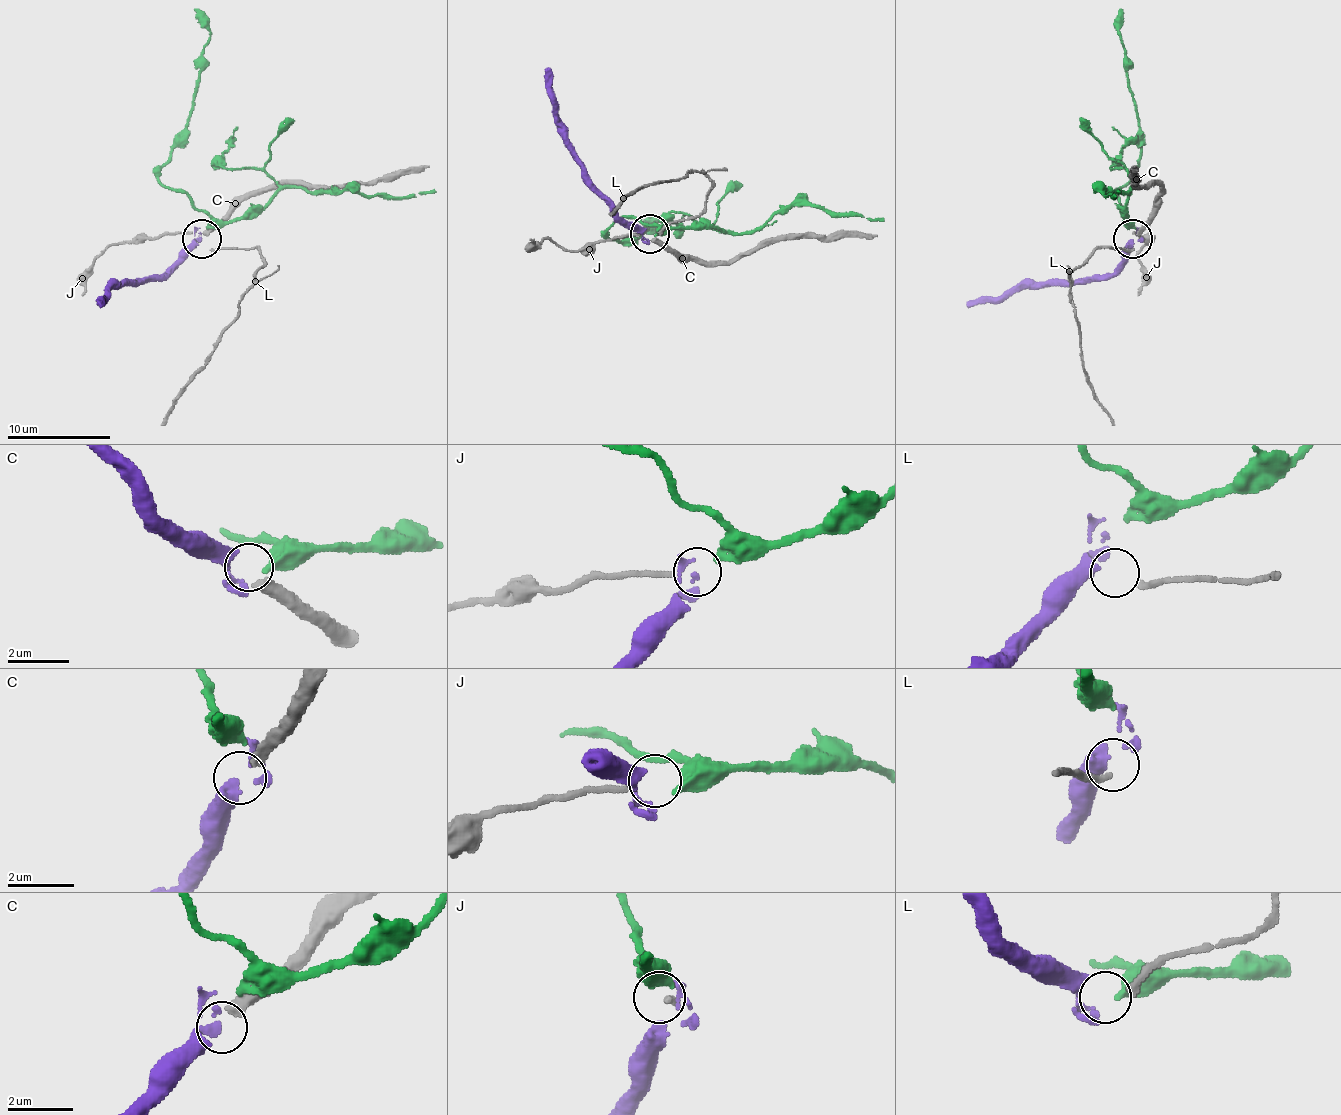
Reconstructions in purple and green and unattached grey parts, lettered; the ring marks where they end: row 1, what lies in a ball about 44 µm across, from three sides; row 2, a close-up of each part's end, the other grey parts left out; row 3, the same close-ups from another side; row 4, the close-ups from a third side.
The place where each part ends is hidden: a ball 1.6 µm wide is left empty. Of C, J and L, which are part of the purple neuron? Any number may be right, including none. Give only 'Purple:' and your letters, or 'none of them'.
Purple: C

